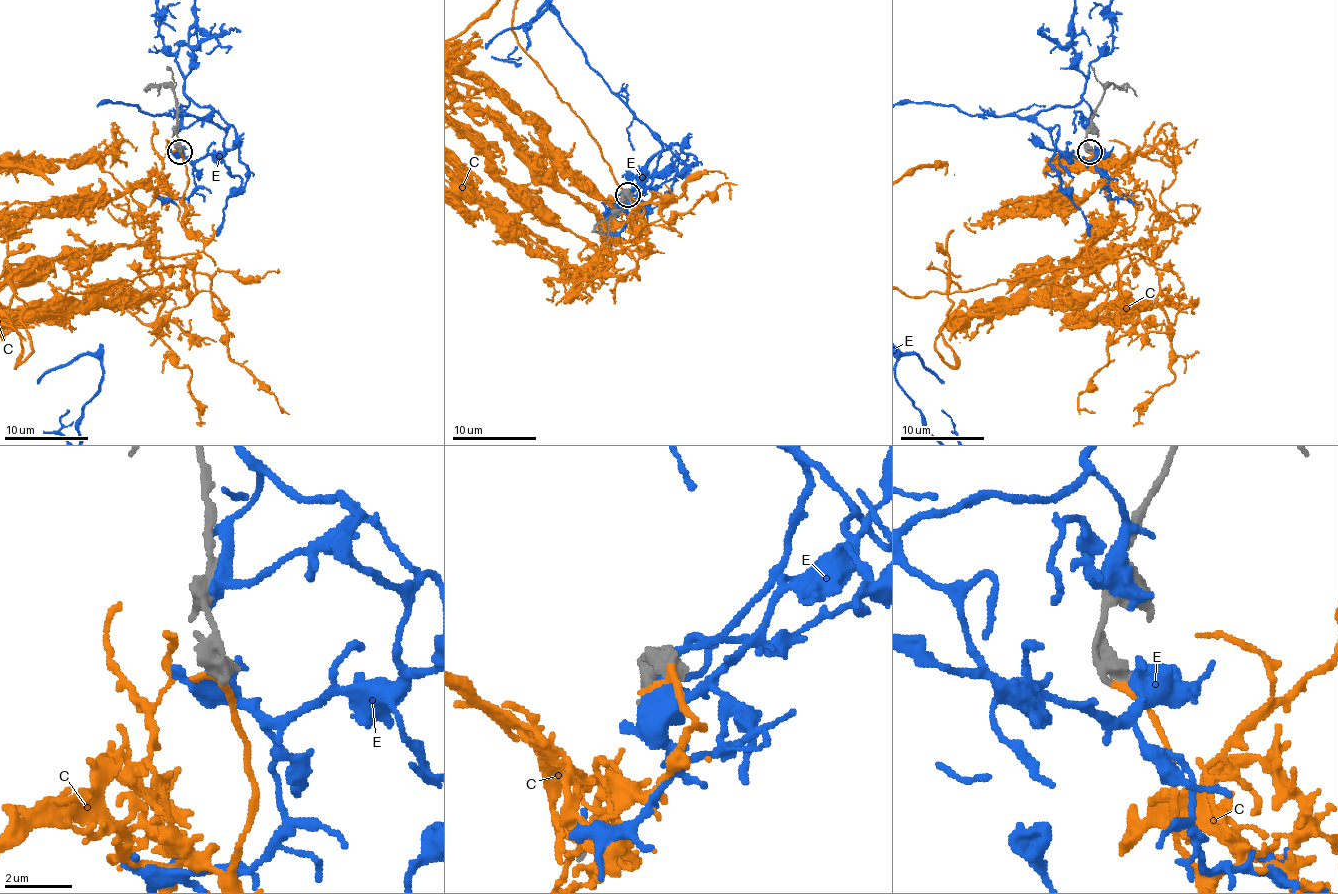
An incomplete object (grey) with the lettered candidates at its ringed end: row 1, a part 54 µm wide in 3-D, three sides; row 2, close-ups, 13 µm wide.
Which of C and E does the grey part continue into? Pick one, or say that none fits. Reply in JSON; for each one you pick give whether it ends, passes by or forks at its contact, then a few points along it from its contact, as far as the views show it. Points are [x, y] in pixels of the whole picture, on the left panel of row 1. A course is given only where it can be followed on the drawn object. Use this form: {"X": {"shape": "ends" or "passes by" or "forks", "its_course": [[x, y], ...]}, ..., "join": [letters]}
{"C": {"shape": "ends", "its_course": [[180, 150], [184, 226], [218, 268], [64, 295], [119, 291], [199, 397]]}, "join": ["C"]}

